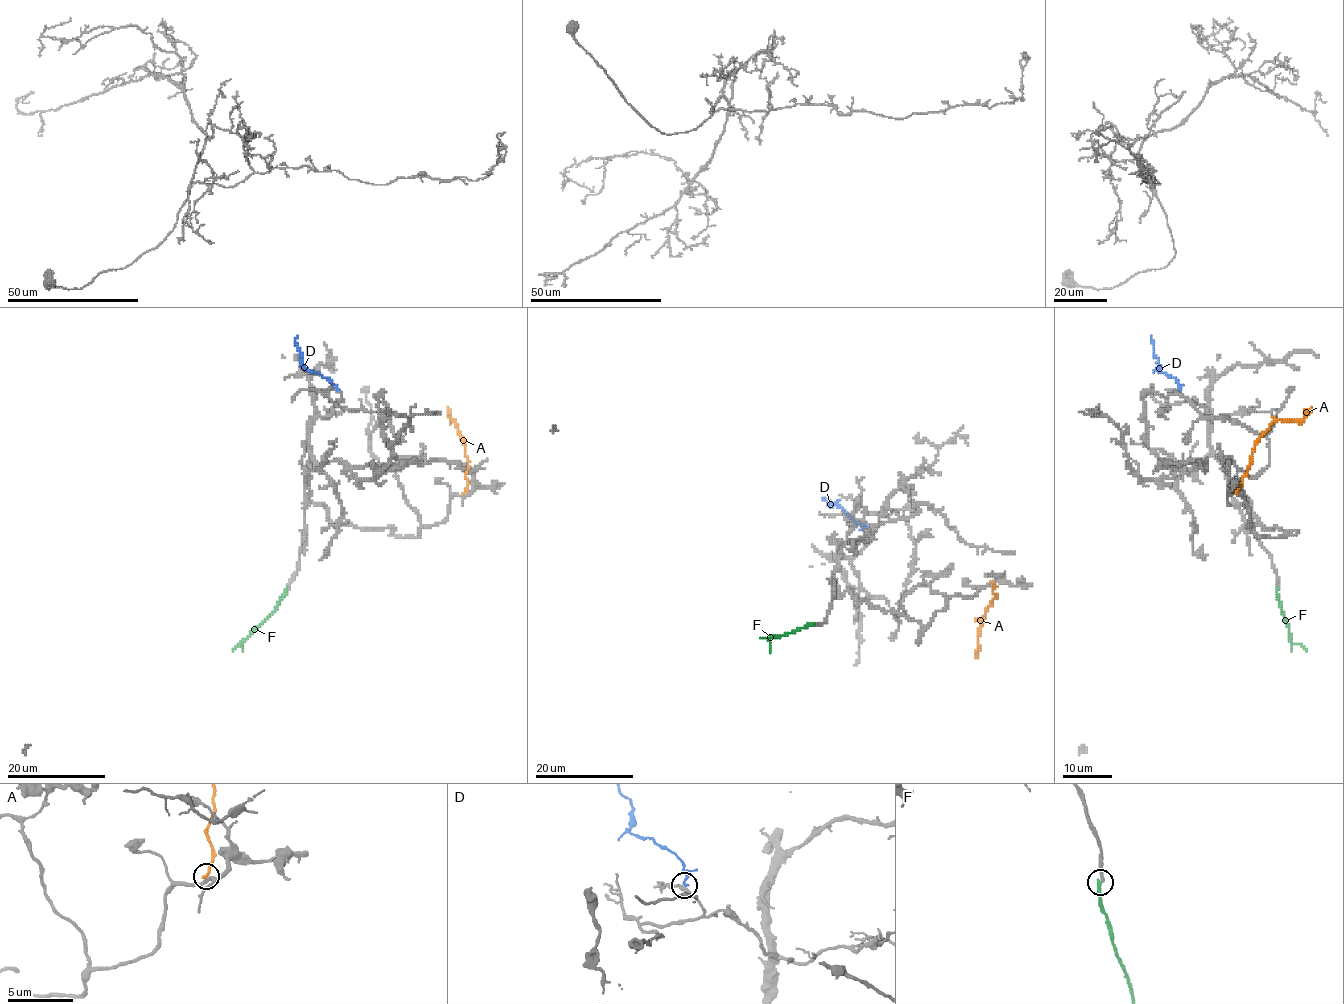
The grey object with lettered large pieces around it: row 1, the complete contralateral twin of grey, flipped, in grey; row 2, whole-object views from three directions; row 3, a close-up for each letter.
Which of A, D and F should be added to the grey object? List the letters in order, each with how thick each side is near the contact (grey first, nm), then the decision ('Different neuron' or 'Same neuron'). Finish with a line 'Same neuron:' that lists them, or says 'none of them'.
A: Thickness 280 nm (grey) against 240 nm. Different neuron
D: Thickness 280 nm (grey) against 170 nm. Different neuron
F: Thickness 300 nm (grey) against 280 nm. Different neuron
Same neuron: none of them

